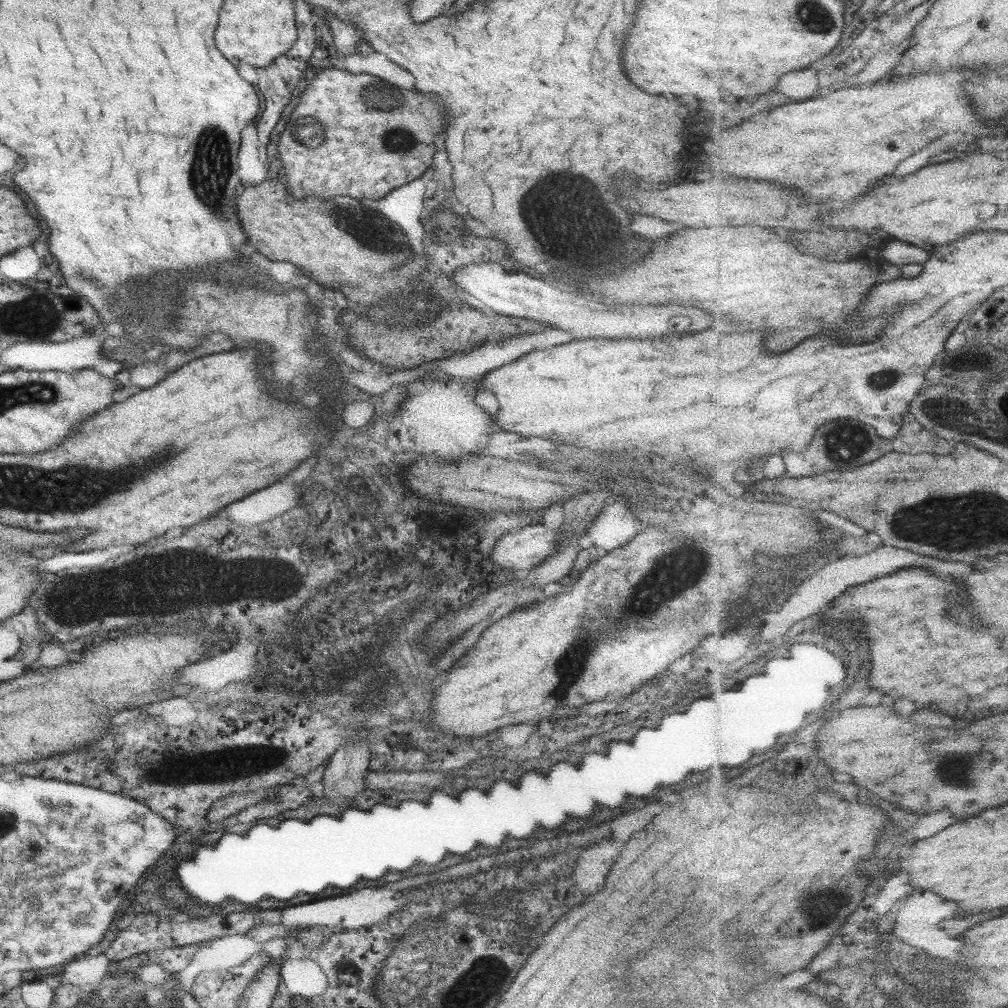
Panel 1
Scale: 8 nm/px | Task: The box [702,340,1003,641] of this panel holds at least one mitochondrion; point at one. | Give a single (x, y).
(916, 524)

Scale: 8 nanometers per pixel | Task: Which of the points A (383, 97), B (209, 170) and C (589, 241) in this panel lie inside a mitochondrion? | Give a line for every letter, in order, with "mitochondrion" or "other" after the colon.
A: mitochondrion
B: mitochondrion
C: mitochondrion

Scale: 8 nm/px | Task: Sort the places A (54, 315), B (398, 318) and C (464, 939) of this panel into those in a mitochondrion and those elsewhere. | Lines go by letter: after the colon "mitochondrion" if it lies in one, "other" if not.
A: other
B: other
C: other

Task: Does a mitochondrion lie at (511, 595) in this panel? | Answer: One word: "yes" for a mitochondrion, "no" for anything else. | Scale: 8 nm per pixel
no

